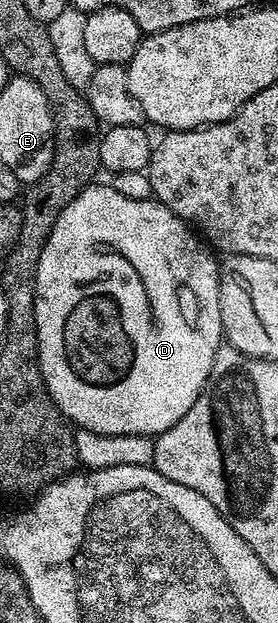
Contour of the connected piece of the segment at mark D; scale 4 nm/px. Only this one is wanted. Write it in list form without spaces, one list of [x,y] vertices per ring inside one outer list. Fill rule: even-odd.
[[[91,183],[82,189],[80,195],[76,195],[76,199],[72,199],[72,203],[68,203],[68,207],[64,207],[64,211],[60,211],[56,223],[50,228],[49,235],[46,236],[34,288],[38,366],[50,392],[50,397],[71,426],[87,429],[100,435],[154,437],[168,431],[168,427],[172,427],[177,421],[184,419],[184,415],[188,415],[188,411],[196,403],[196,399],[202,393],[202,389],[210,377],[214,357],[218,354],[220,342],[223,340],[220,291],[218,290],[220,265],[217,260],[214,262],[215,254],[199,240],[195,230],[181,217],[175,215],[171,209],[165,209],[154,199],[148,201],[127,199],[125,195],[120,195],[120,191],[116,191],[108,183],[98,184]],[[98,261],[102,261],[102,309],[114,309],[114,313],[106,313],[106,317],[110,317],[110,321],[102,321],[102,325],[98,325]],[[118,317],[126,317],[126,321],[130,321],[130,317],[134,317],[134,325],[122,325],[122,321],[118,321]],[[98,333],[102,333],[102,361],[106,361],[106,353],[110,353],[110,357],[118,357],[118,369],[134,369],[134,373],[130,373],[130,377],[126,377],[126,381],[122,381],[122,385],[118,385],[118,389],[106,389],[106,393],[98,393]]]

